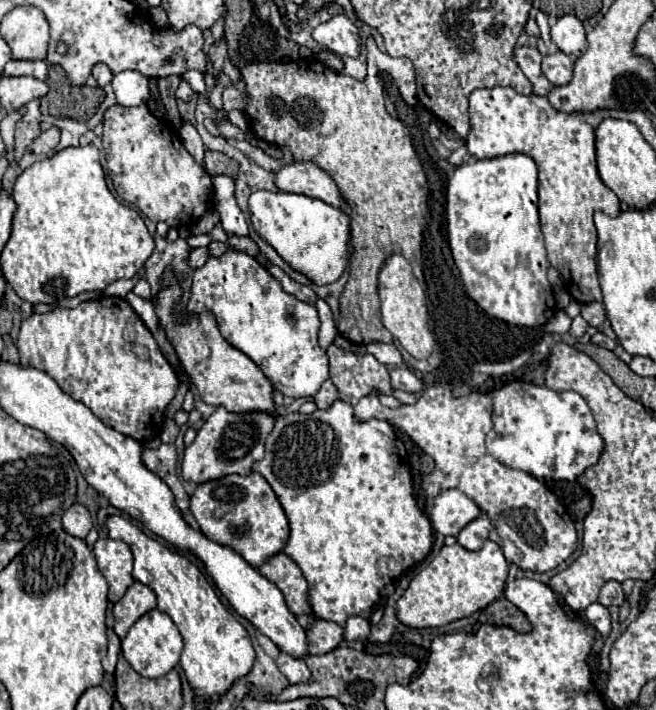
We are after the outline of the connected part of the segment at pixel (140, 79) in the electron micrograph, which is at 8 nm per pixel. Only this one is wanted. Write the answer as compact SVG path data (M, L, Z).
M123 71L113 77L113 91L117 103L123 107L141 105L149 97L149 77L137 71Z

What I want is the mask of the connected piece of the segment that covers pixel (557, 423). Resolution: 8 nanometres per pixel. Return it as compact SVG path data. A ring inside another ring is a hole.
M511 381L503 385L501 389L495 389L491 393L493 397L493 429L485 437L487 451L503 465L511 469L521 469L525 473L535 475L537 479L555 479L555 481L575 481L587 467L595 465L599 461L603 439L597 433L595 419L591 415L591 409L587 407L585 399L577 395L575 391L557 393L549 387L539 387L525 381Z

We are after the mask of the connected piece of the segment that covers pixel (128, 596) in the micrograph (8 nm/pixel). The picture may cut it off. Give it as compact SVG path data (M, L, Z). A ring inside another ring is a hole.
M135 581L127 589L127 593L113 605L113 615L115 615L115 627L113 629L115 629L115 633L127 633L129 627L141 615L145 615L147 611L151 611L155 607L157 607L155 593L147 585Z

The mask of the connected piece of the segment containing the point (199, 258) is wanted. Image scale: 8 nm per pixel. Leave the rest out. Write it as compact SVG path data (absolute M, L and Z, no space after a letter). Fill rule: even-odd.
M206 247L196 248L191 251L187 258L187 262L194 269L201 267L201 265L205 265L205 261L209 259L209 251L207 251Z

